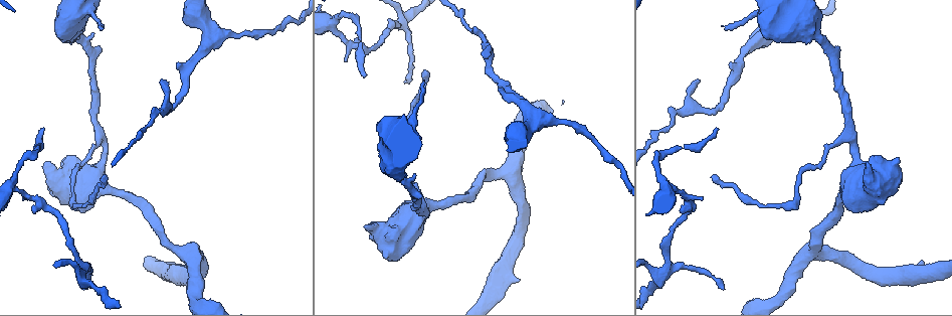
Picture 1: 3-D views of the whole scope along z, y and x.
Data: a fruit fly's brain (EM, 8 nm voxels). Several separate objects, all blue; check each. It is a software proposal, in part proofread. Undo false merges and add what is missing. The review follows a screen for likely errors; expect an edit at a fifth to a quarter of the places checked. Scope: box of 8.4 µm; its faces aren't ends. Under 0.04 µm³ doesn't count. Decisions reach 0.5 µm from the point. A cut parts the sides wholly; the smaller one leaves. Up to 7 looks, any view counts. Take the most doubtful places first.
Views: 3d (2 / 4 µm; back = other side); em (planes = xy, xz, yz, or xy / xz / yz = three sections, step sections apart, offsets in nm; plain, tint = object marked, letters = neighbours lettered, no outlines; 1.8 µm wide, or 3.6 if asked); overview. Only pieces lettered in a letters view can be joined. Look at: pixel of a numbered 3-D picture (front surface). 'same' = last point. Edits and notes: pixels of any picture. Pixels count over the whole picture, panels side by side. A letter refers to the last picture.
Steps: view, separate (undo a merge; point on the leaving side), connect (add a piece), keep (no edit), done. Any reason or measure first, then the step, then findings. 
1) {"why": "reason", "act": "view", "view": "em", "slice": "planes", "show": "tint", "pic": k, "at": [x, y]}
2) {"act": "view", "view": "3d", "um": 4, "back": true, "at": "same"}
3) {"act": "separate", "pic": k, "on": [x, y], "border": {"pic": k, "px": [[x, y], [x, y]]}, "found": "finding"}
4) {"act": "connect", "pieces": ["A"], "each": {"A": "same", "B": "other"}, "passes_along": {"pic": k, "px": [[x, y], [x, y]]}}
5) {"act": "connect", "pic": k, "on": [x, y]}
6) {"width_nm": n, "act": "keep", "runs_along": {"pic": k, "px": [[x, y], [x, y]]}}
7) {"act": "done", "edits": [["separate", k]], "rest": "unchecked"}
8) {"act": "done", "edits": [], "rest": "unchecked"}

{"why": "sharp bend", "act": "view", "view": "em", "slice": "xy", "step": 16, "show": "tint", "pic": 1, "at": [80, 273]}

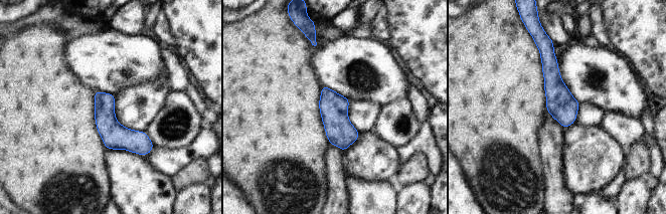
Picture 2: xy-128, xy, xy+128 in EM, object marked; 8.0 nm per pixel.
{"why": "another direction", "act": "view", "view": "em", "slice": "planes", "show": "letters", "at": "same"}

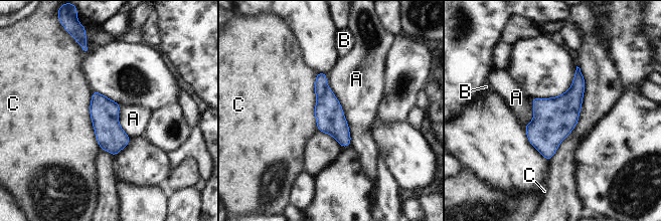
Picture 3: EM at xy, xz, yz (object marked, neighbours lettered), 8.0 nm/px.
{"act": "keep", "each": {"A": "other", "B": "other", "C": "other"}, "border": {"pic": 3, "px": [[326, 74], [351, 144]]}, "found": "one neuron here"}

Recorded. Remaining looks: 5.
{"why": "free end", "act": "view", "view": "em", "slice": "planes", "show": "letters", "pic": 1, "at": [102, 30]}

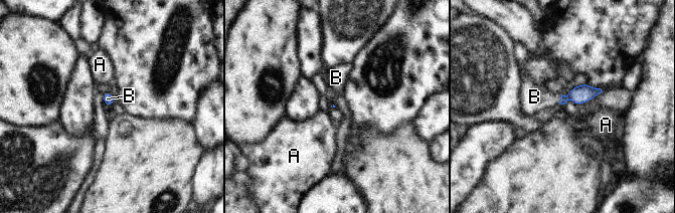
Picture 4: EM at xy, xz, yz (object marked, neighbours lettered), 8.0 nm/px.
{"act": "connect", "pieces": ["B"], "each": {"A": "other", "B": "same"}, "found": "the neuron continues"}

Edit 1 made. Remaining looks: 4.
{"act": "view", "view": "em", "slice": "yz", "step": 16, "show": "letters", "pic": 1, "at": [424, 69]}

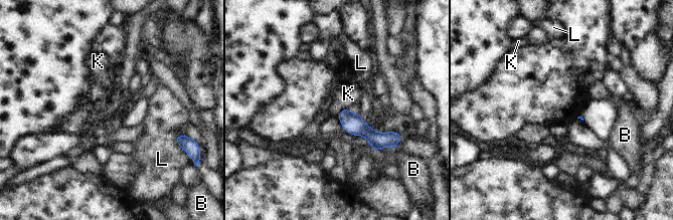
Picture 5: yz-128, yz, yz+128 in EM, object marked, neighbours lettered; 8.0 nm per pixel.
{"longest_contact_nm": ["K", 100], "act": "keep", "each": {"B": "other", "K": "other", "L": "other"}, "found": "none of them fits"}

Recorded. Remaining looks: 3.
{"act": "done", "edits": [["connect", 4]], "rest": "unchecked"}

